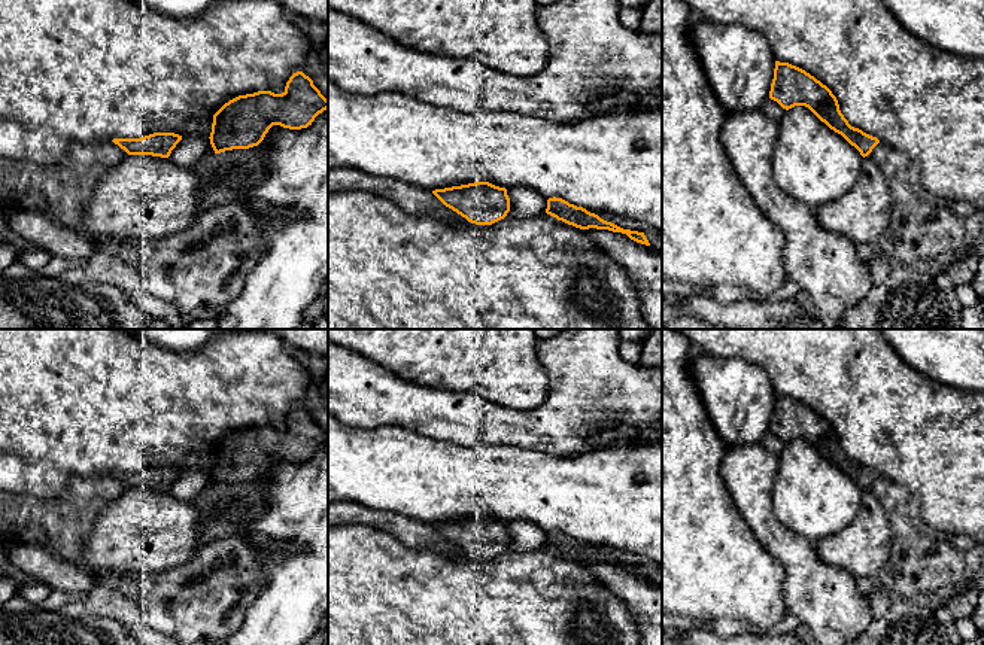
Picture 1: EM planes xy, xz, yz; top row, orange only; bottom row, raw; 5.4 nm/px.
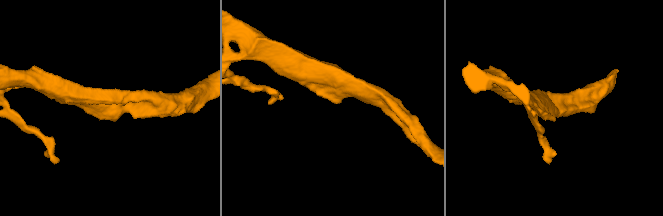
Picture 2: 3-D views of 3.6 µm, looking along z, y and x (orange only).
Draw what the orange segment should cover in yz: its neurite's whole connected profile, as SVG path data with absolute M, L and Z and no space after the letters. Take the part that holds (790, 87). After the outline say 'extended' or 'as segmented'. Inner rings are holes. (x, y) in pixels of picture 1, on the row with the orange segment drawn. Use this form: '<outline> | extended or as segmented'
M775 61L769 98L786 110L795 106L808 107L821 122L854 146L863 158L880 143L877 137L851 127L841 113L832 91L796 66Z | as segmented

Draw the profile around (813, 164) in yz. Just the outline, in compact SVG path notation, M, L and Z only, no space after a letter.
M808 107L786 110L772 158L774 179L786 195L817 210L851 189L862 164L860 152Z

